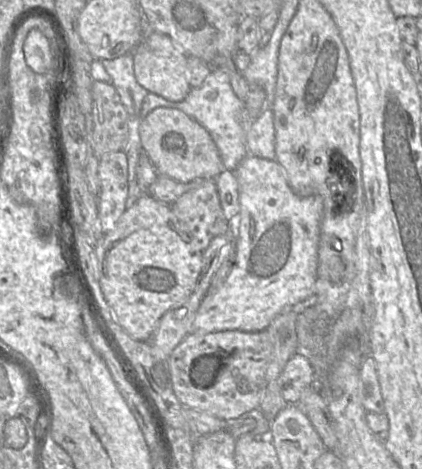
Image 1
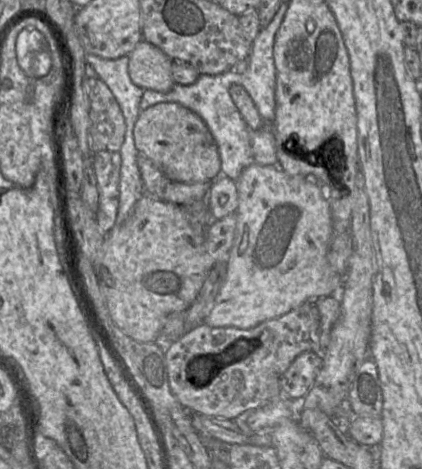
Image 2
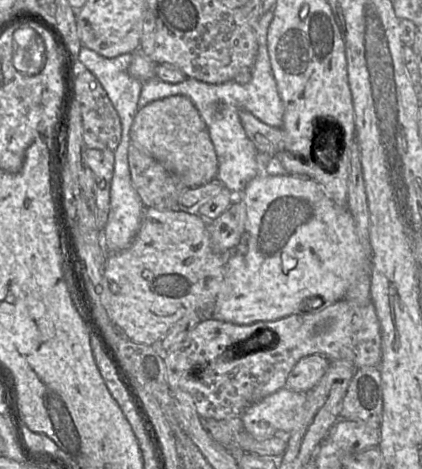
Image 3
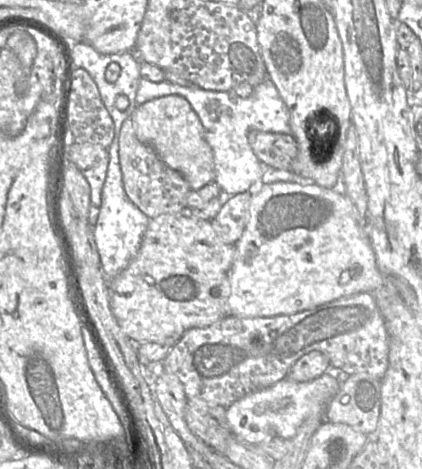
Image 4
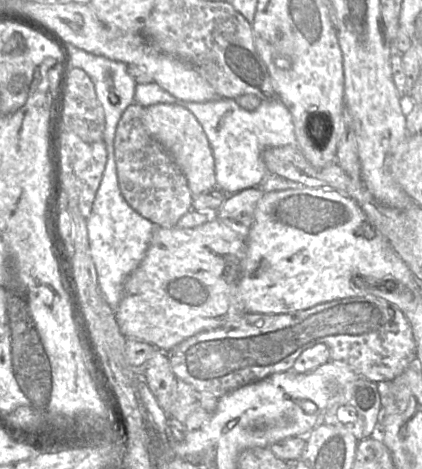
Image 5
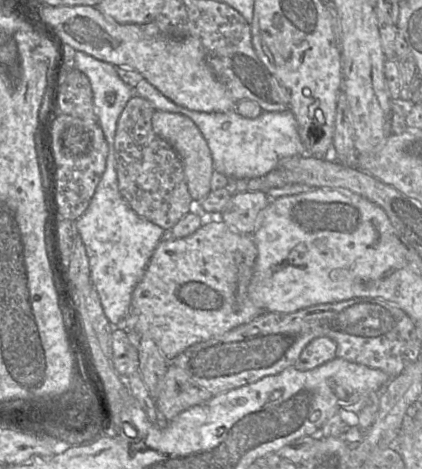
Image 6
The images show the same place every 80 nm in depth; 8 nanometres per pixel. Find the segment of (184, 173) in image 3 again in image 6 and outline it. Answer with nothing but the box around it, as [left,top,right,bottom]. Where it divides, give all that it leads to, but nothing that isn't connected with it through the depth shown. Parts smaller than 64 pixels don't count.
[152,110,217,202]

